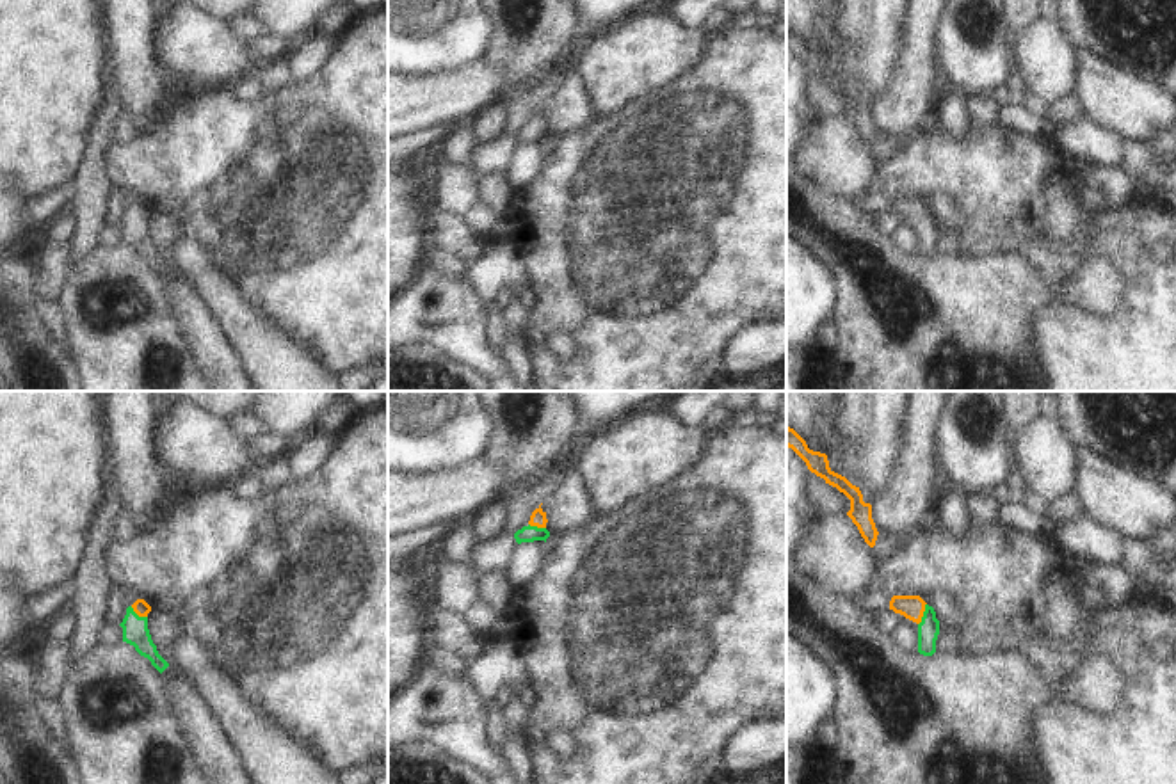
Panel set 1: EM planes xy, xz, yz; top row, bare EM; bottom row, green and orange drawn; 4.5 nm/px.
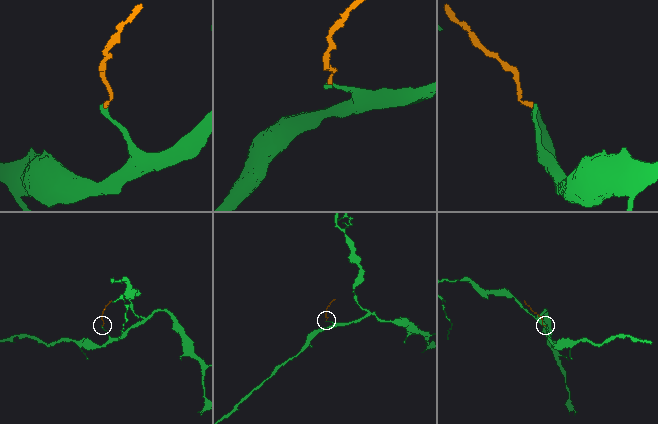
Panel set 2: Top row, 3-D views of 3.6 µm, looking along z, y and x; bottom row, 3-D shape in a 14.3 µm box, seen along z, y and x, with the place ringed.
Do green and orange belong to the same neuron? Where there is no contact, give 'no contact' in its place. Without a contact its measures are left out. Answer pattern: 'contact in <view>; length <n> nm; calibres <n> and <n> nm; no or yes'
contact in yz; length 110 nm; calibres 100 and 110 nm; yes

